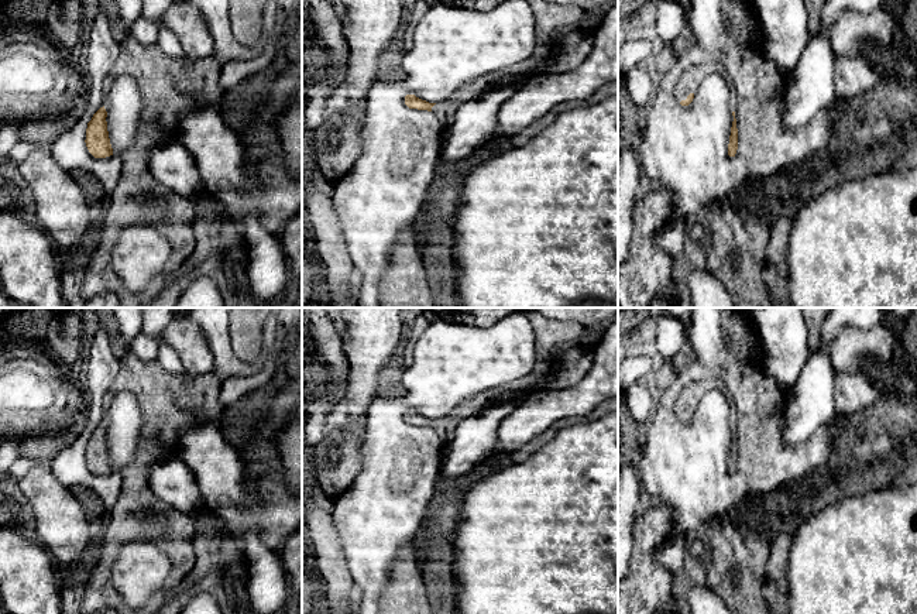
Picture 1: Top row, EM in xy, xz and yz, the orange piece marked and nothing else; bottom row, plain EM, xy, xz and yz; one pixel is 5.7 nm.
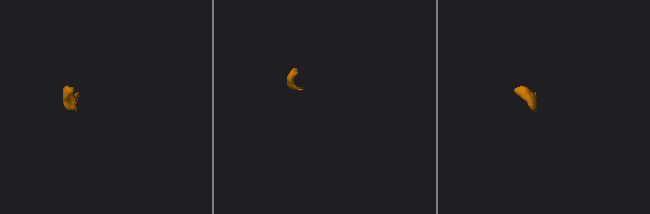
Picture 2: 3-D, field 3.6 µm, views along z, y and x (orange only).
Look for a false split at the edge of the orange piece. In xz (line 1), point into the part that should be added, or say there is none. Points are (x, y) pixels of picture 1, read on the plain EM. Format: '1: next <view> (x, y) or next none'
1: next xz (446, 426)

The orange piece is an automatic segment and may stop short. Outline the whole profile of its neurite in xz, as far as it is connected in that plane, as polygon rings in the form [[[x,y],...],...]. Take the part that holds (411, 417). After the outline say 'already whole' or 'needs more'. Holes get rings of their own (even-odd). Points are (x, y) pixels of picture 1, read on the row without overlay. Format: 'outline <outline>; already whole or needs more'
outline [[[490,390],[475,395],[474,398],[466,402],[461,402],[447,416],[443,416],[437,421],[422,416],[415,411],[406,411],[405,421],[409,425],[432,428],[444,442],[444,445],[447,445],[453,439],[457,425],[468,416],[473,416],[477,412],[482,411],[485,405],[492,399],[494,392]]]; needs more

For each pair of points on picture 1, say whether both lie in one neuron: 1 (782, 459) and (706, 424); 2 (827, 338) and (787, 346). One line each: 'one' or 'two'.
1: one
2: one

